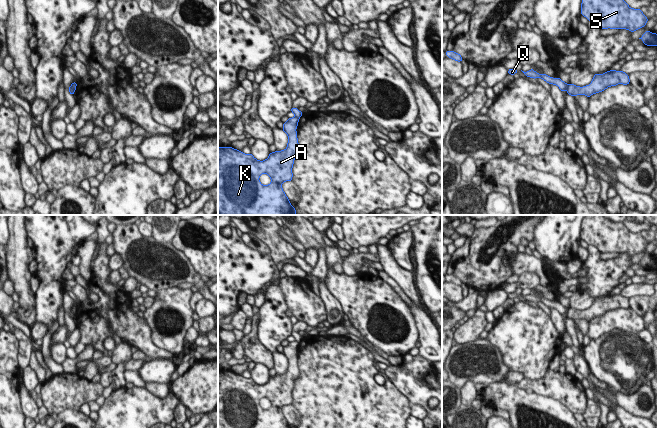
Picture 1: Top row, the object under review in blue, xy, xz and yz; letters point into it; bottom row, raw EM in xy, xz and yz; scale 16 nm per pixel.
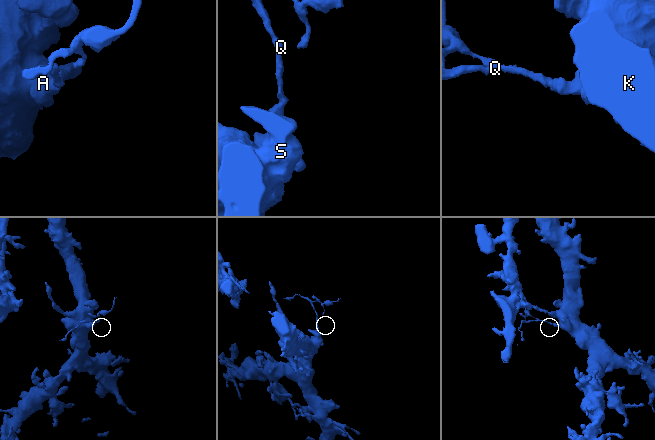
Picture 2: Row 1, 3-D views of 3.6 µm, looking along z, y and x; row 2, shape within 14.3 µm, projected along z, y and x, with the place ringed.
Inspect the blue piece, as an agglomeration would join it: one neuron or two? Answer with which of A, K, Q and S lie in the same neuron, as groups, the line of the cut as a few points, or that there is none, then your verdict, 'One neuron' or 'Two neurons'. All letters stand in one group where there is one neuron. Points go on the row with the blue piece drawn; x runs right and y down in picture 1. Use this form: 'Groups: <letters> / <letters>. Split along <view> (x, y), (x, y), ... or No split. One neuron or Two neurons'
Groups: A K S / Q. Split along xz (295, 116), (298, 119). Two neurons.

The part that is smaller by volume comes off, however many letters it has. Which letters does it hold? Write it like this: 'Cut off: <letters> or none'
Cut off: Q.

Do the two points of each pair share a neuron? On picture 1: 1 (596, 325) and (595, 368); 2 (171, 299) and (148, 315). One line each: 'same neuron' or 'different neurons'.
1: different neurons
2: same neuron

